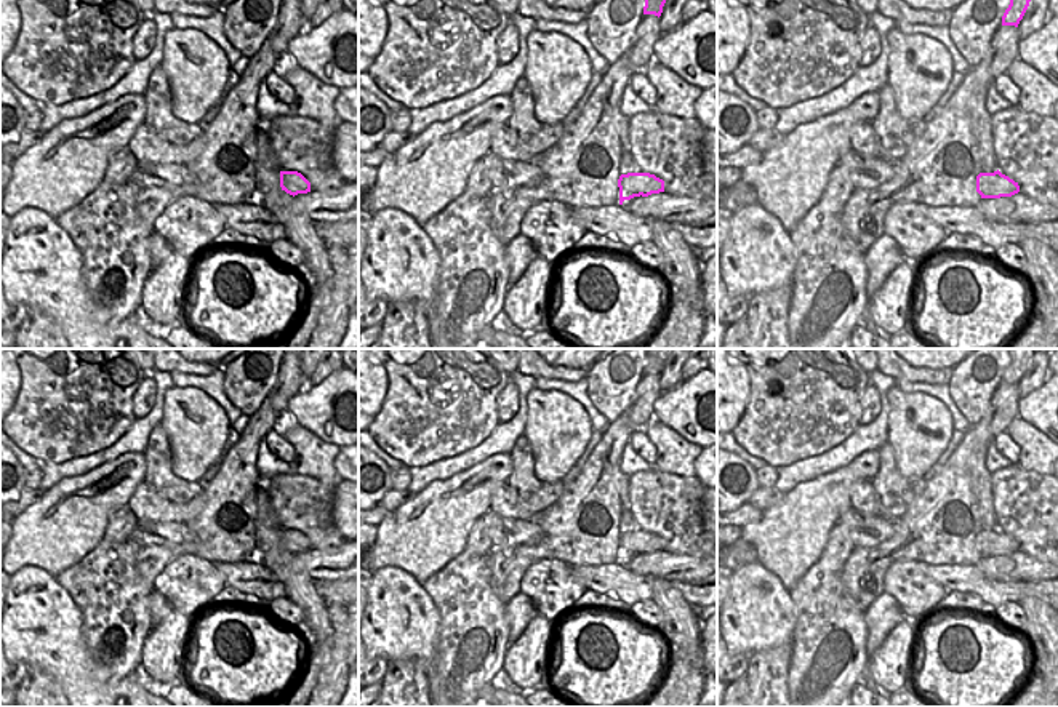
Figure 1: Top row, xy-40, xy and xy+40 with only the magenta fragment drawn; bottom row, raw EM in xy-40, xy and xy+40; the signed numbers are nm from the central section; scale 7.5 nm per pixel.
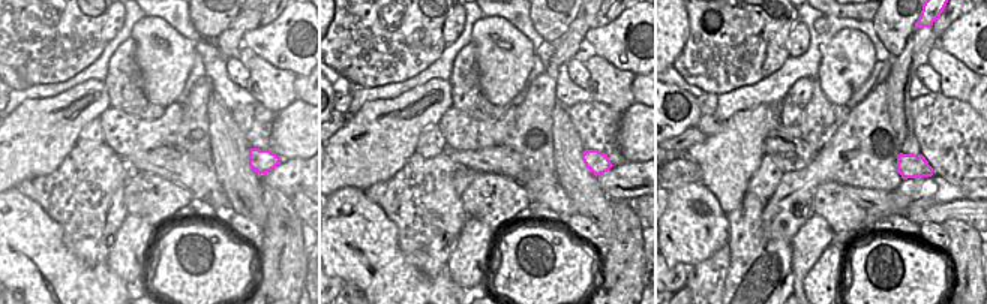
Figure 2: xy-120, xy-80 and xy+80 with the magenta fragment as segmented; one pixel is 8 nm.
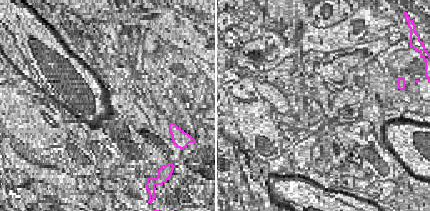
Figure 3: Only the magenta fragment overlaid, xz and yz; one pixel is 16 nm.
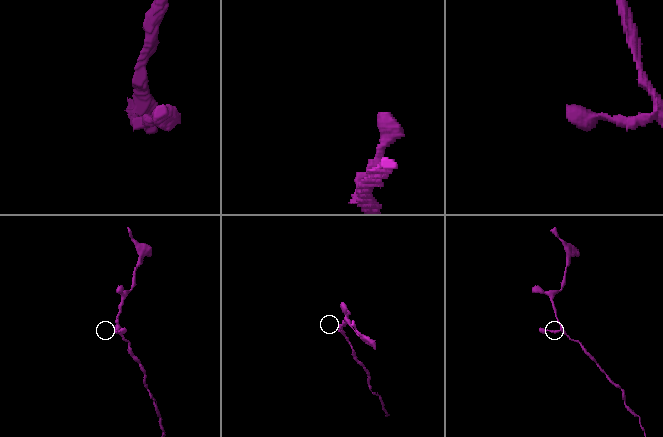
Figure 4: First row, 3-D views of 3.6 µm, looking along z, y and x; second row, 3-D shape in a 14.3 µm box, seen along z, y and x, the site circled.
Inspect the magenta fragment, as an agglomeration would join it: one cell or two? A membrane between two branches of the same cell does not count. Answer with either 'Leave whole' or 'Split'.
Split.

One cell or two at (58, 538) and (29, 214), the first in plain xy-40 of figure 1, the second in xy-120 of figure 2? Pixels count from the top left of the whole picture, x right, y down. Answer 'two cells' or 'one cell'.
two cells

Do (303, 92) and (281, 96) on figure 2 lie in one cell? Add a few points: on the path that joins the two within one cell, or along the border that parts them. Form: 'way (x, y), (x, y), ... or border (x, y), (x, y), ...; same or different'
border (297, 77), (294, 83), (296, 99); different

